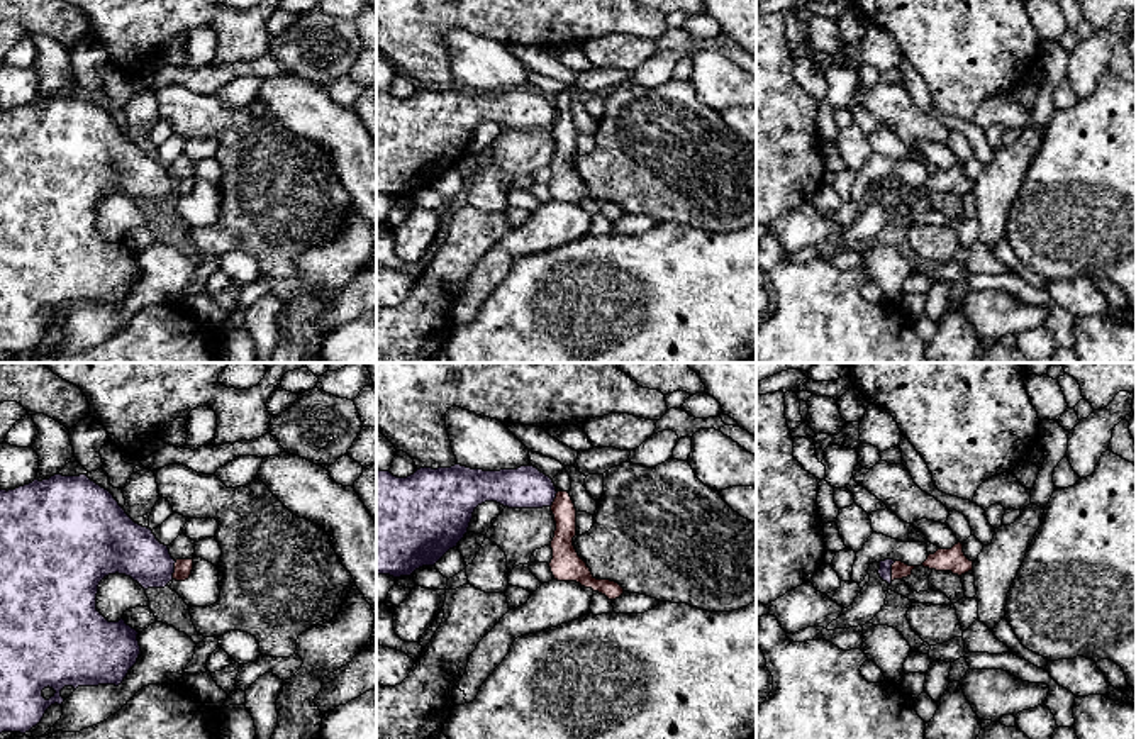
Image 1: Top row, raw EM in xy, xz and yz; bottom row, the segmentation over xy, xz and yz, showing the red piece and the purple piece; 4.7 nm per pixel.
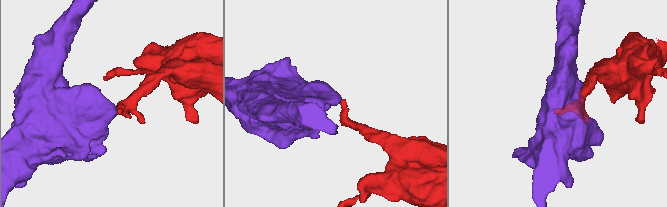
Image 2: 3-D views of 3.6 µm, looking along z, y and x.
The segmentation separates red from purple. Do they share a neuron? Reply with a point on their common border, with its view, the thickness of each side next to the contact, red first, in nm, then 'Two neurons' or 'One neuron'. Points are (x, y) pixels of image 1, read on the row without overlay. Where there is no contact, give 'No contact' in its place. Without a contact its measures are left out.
Touches red at yz (892, 192). Thickness 80 nm (red) against 60 nm. Two neurons

